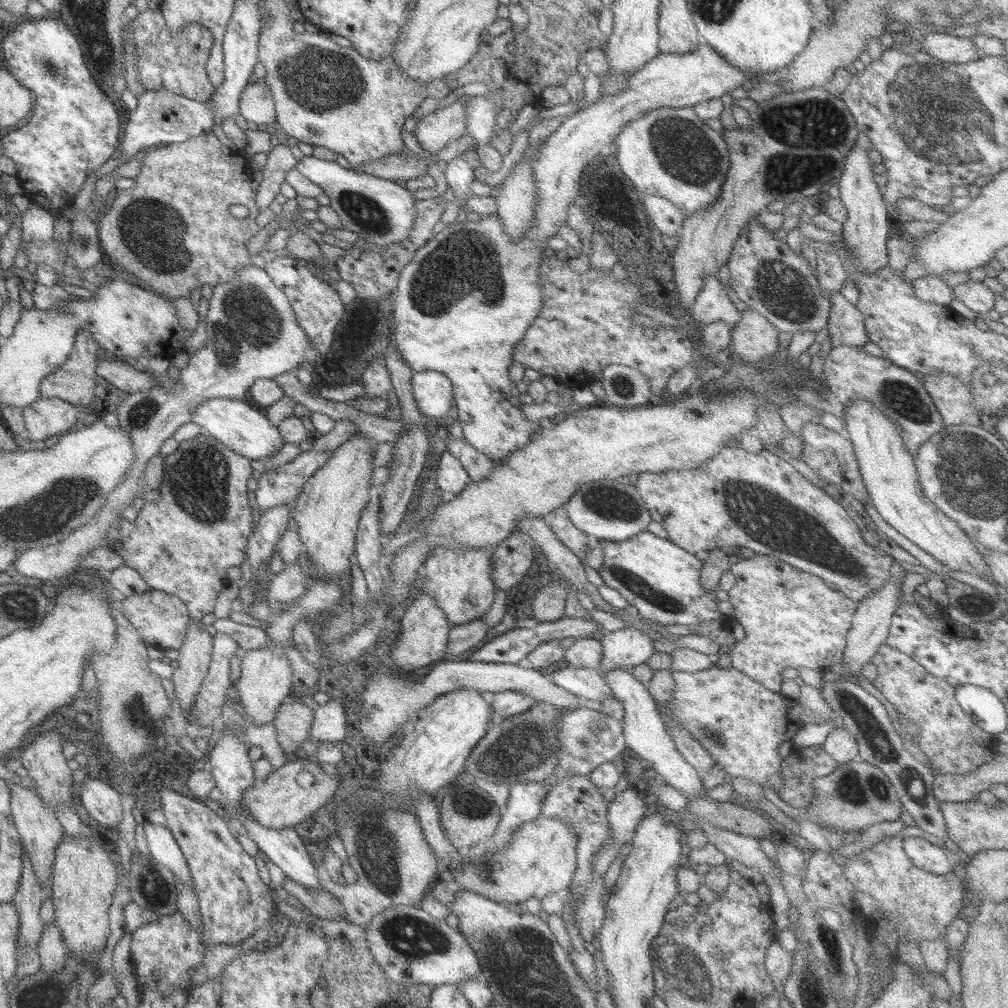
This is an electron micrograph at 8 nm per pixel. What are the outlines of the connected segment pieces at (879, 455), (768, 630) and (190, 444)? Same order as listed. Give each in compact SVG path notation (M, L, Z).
M866 398L849 402L843 407L843 433L852 444L858 473L860 474L869 502L877 514L901 536L905 536L929 554L933 560L943 564L946 570L968 572L991 585L989 569L970 538L942 512L937 510L921 492L918 474L912 455L903 446L897 427Z
M759 554L759 556L755 556L753 558L745 558L743 561L736 561L728 567L728 570L731 572L733 577L735 577L735 584L726 591L727 602L729 602L729 604L733 607L731 618L734 622L737 622L741 628L743 628L745 634L743 639L735 641L729 646L729 652L727 654L731 661L731 668L738 670L740 673L743 673L749 678L752 678L755 682L758 682L767 690L771 690L771 692L778 692L779 685L782 682L779 672L781 672L783 668L809 668L809 670L820 671L821 669L827 669L829 666L840 662L843 649L846 645L846 634L851 624L856 602L853 602L850 598L847 598L839 591L829 589L825 586L825 582L823 582L823 580L816 578L814 575L797 570L795 567L789 566L786 562L783 562L778 558L773 558L771 555Z
M202 432L191 440L178 442L177 449L164 456L159 498L144 502L133 523L122 517L118 521L118 537L112 550L125 565L139 573L150 589L171 594L183 602L190 620L199 621L204 614L213 612L215 597L228 583L227 569L243 562L246 538L254 529L245 484L253 466L243 455L235 454Z

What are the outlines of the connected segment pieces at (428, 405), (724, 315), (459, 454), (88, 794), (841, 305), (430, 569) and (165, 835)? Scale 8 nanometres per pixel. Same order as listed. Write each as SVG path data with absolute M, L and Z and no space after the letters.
M415 372L410 376L411 396L424 419L440 418L451 408L452 384L441 373Z
M716 276L703 277L701 279L701 290L695 297L693 306L688 311L692 323L699 323L697 326L705 327L711 322L726 322L729 329L735 327L740 319L740 312L730 302Z
M448 435L446 451L450 452L461 463L470 481L483 480L487 475L490 475L492 468L496 465L490 458L469 446L463 438L453 439L451 435Z
M86 777L80 784L80 787L81 792L79 792L76 801L87 811L89 818L95 821L96 826L103 827L103 830L113 826L117 827L122 820L121 792L116 791L106 783L90 777Z
M839 292L829 294L831 311L828 315L826 330L831 347L863 347L868 341L865 336L862 314L847 303Z
M511 532L497 546L487 549L447 549L437 547L431 551L420 569L423 588L434 600L449 626L461 626L477 620L489 609L496 590L506 591L515 586L531 566L532 543L527 543Z
M147 820L142 825L150 858L169 870L174 881L192 886L187 863L169 830Z

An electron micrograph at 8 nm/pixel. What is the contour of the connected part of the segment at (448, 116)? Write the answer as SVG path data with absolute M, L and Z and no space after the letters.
M455 101L443 108L426 114L417 122L413 135L419 142L419 146L435 154L441 148L457 138L461 138L465 132L466 106L461 101Z

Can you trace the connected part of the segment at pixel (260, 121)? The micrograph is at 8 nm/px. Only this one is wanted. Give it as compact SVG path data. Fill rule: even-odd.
M248 83L239 97L238 114L243 116L251 127L261 128L274 122L274 104L270 90L262 83Z

